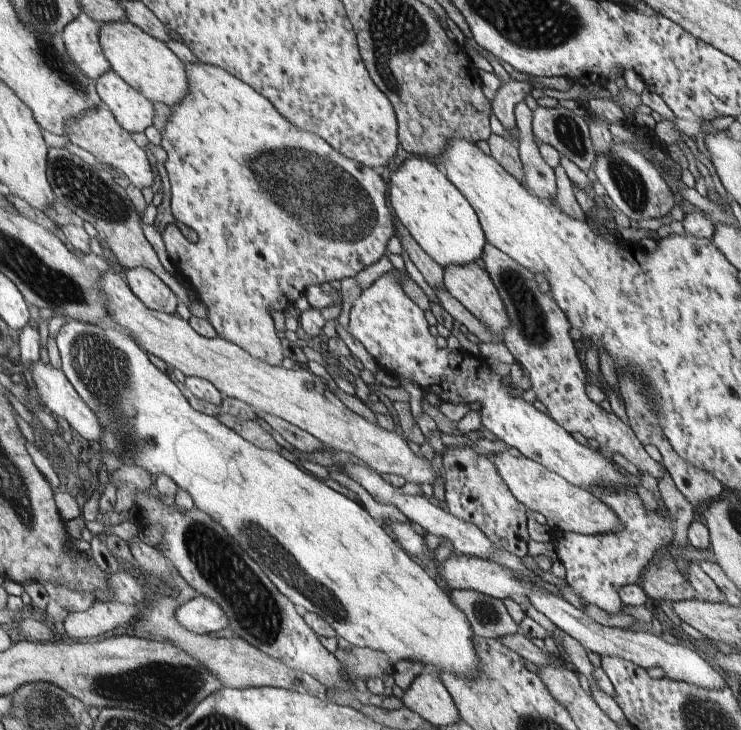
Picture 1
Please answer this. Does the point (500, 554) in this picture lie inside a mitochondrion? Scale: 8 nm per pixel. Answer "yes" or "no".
no

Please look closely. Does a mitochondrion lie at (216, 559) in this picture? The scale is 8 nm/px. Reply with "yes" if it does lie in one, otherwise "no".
yes

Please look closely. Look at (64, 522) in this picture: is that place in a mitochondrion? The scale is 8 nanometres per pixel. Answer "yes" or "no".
no

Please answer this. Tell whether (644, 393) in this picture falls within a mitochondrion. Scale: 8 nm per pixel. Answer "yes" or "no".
yes

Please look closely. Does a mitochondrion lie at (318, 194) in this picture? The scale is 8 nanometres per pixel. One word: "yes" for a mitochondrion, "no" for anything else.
yes

